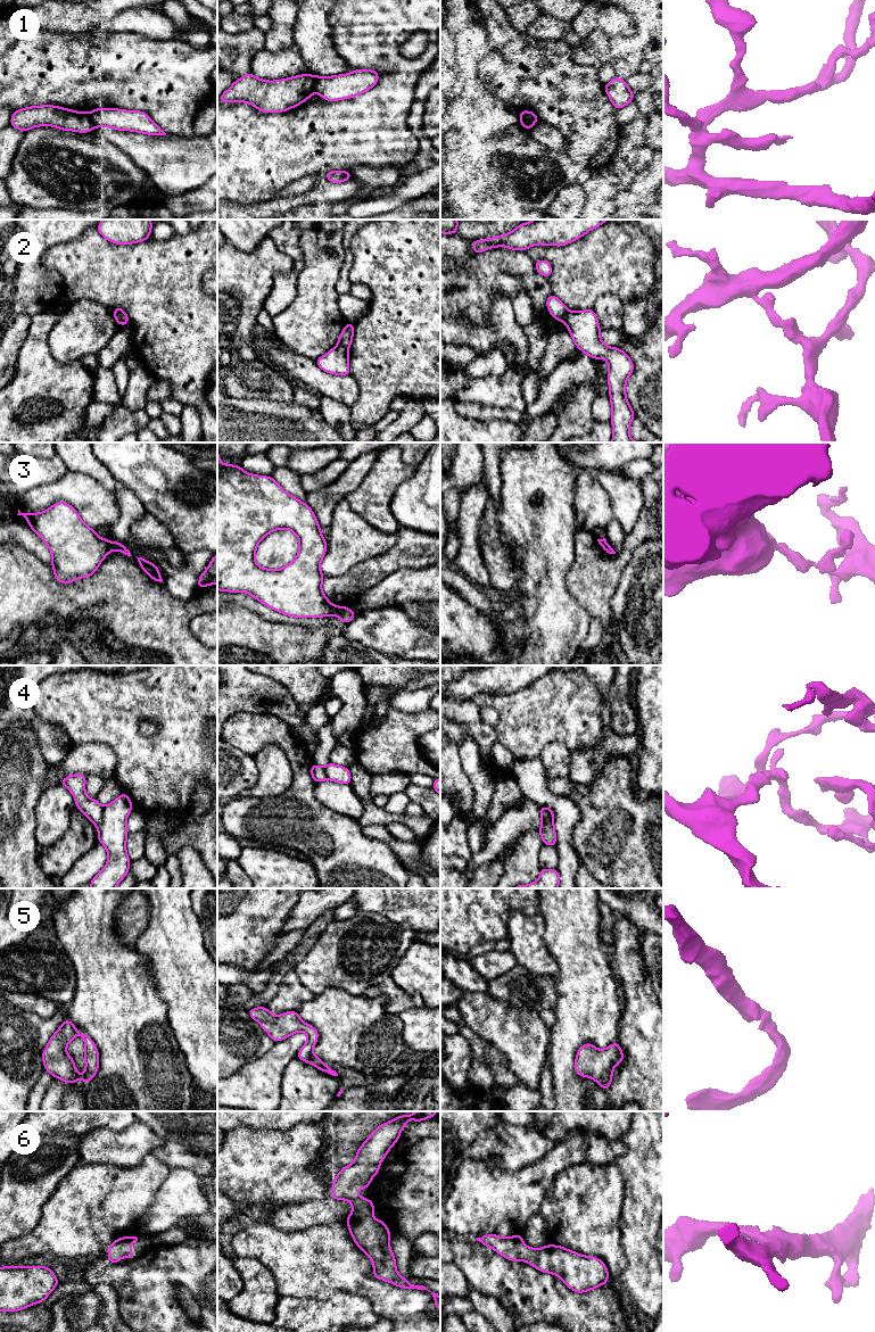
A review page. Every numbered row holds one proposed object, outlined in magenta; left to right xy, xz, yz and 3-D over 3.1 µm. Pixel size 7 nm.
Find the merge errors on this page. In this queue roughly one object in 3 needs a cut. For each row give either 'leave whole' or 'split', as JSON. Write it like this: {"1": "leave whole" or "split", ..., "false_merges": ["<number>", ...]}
{"1": "split", "2": "split", "3": "split", "4": "split", "5": "leave whole", "6": "leave whole", "false_merges": ["1", "2", "3", "4"]}

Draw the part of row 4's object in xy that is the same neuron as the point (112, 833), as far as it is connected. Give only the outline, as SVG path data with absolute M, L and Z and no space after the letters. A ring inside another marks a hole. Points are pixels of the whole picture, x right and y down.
M124 792L102 810L102 824L98 827L98 842L107 850L105 868L89 883L91 888L115 888L129 874L130 858L126 853L127 817L133 809Z

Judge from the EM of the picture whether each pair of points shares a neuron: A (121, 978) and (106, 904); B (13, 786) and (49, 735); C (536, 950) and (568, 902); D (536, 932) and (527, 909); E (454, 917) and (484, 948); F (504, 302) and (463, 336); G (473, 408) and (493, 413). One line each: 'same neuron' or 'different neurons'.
A: same neuron
B: different neurons
C: different neurons
D: different neurons
E: different neurons
F: same neuron
G: same neuron

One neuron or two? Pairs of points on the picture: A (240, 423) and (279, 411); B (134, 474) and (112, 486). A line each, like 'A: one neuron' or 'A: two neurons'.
A: one neuron
B: two neurons

